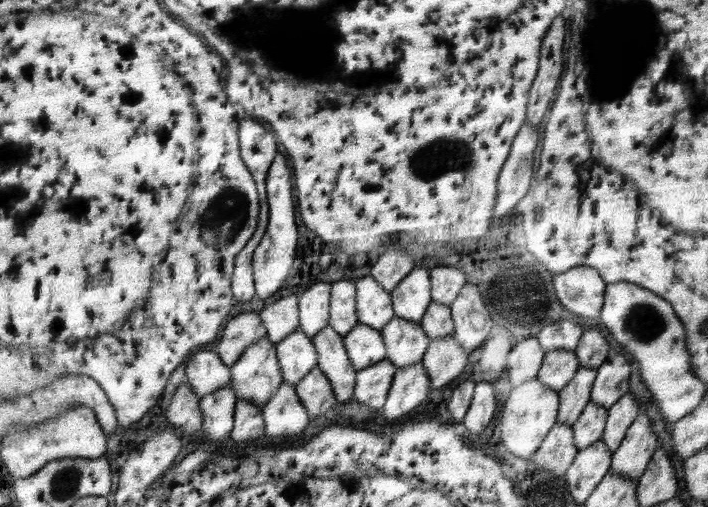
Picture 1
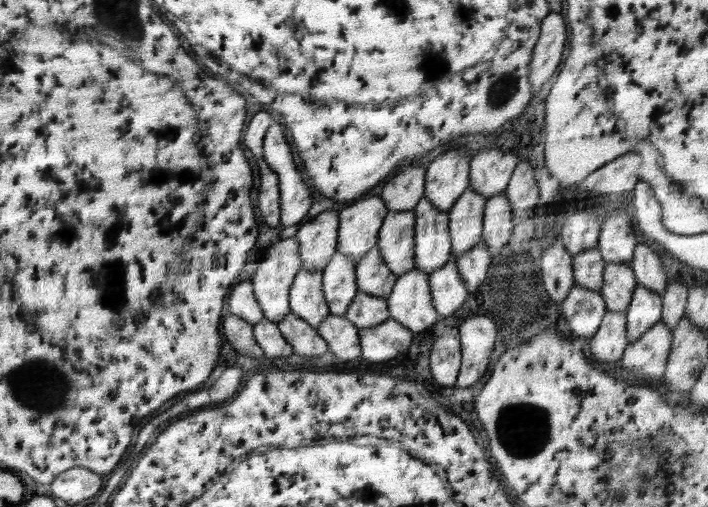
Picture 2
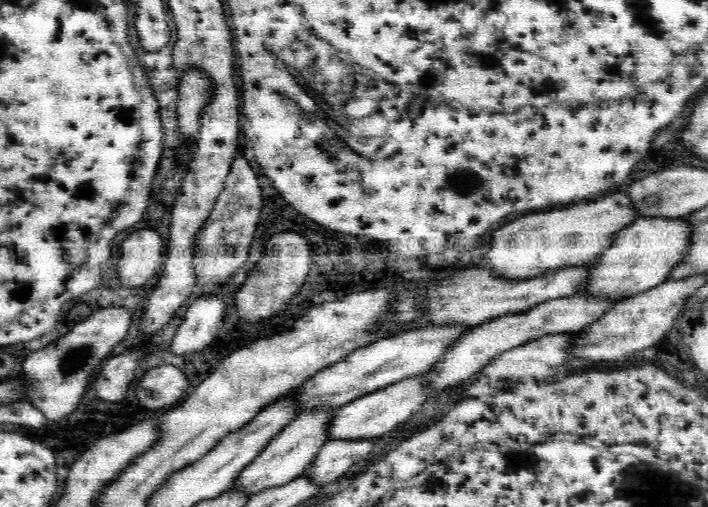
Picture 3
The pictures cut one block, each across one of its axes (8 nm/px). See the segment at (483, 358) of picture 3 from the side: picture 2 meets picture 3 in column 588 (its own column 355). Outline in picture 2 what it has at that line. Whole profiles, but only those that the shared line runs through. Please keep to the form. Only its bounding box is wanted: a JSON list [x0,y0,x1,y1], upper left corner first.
[345,291,390,329]

